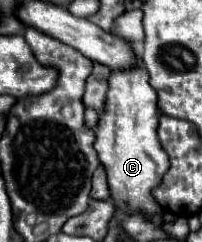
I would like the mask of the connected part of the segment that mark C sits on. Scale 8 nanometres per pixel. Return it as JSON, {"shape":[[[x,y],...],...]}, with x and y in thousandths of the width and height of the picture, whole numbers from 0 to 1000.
{"shape":[[[683,273],[683,289],[554,289],[515,455],[465,529],[465,620],[535,719],[535,760],[574,851],[624,876],[713,868],[743,909],[792,926],[782,876],[802,868],[752,810],[752,777],[772,777],[792,736],[822,719],[832,636],[782,587],[772,521],[772,372],[733,339],[733,289],[713,273]]]}

